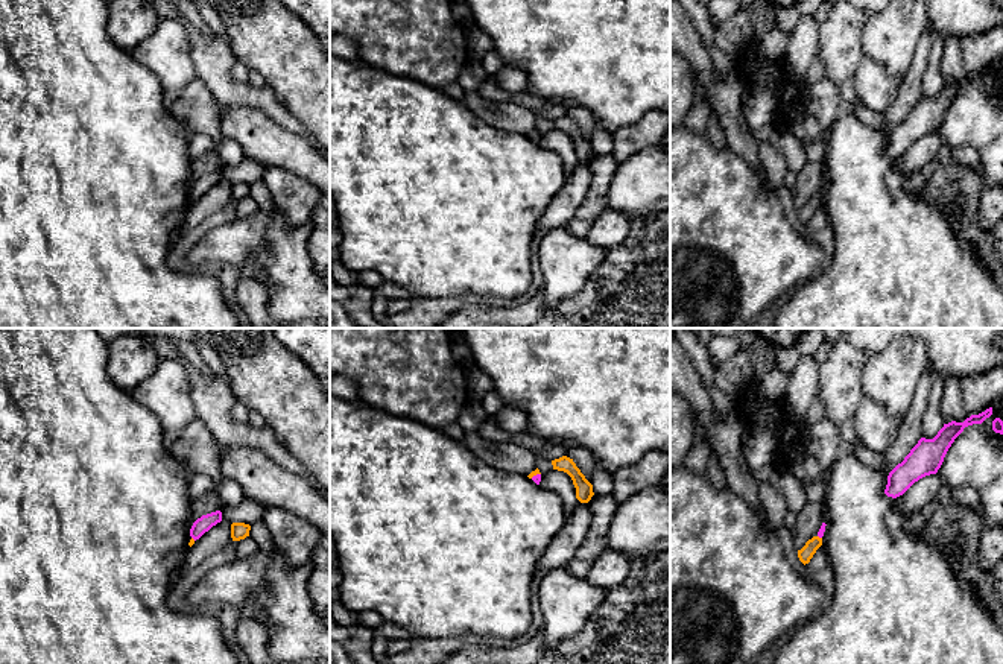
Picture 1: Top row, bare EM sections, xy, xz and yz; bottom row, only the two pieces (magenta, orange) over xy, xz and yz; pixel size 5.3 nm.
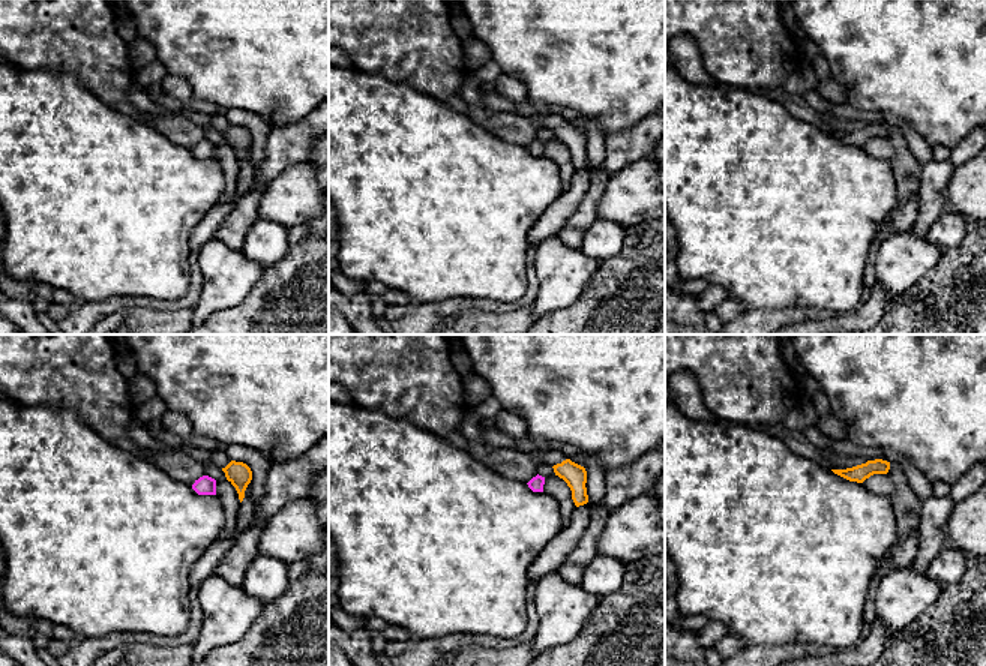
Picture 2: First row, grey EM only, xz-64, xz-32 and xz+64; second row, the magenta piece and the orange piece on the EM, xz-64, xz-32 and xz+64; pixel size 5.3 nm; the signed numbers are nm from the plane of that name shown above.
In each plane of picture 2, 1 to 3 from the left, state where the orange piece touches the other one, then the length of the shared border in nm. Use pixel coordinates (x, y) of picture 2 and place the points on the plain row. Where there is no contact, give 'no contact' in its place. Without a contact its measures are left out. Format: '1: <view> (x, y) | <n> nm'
1: no contact
2: no contact
3: no contact

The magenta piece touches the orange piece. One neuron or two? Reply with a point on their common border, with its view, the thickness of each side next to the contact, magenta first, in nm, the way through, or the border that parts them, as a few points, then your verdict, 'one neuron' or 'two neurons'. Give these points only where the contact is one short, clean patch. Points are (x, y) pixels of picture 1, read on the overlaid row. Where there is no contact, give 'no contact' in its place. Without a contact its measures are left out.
xz (537, 474) | 50/30 nm | across xz (537, 479), (537, 474), (537, 471) | one neuron

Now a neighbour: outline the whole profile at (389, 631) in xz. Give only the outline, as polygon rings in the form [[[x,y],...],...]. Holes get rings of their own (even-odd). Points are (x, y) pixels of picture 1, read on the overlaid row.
[[[384,621],[383,624],[372,629],[372,640],[374,638],[386,638],[386,640],[404,638],[404,640],[412,640],[412,635],[406,629],[397,626],[395,623]]]

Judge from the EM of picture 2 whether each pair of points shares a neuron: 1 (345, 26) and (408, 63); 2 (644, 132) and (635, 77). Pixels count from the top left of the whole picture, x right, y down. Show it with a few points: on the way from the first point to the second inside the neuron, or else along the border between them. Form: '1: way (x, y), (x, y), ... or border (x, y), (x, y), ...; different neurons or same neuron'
1: way (360, 36), (374, 44), (393, 48); same neuron
2: border (649, 114), (631, 126), (611, 134); different neurons

